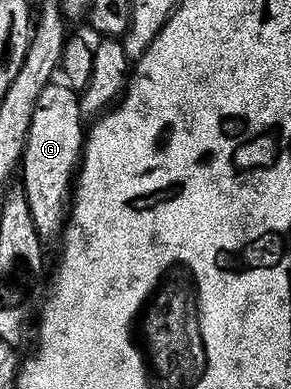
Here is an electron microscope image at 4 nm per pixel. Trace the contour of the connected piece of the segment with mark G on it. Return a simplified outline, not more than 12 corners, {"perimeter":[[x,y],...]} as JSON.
{"perimeter":[[46,84],[20,165],[43,238],[64,227],[84,143],[79,93]]}

